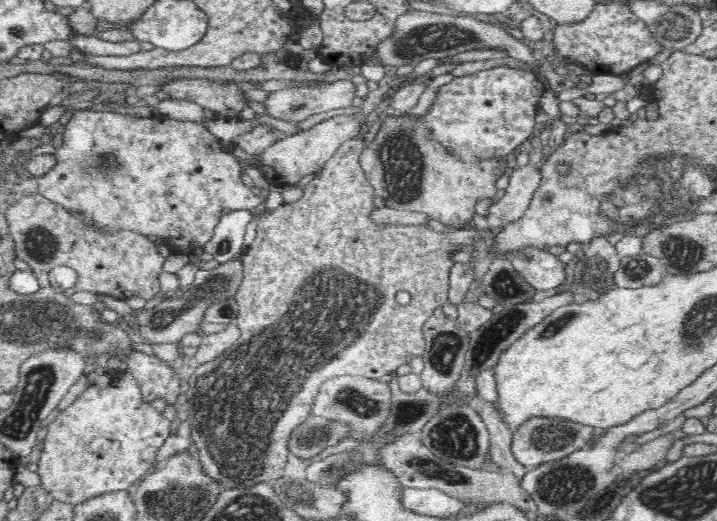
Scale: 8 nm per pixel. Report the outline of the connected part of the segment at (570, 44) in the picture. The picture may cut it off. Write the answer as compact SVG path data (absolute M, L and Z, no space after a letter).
M598 2L582 22L570 26L556 25L553 31L559 56L572 56L592 72L621 74L657 53L648 29L624 3Z

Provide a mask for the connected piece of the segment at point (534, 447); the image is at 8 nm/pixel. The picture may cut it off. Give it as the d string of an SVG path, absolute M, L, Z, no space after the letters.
M534 417L513 430L512 452L520 463L533 468L543 462L555 461L578 449L586 448L586 442L596 431L593 426L568 419L552 420Z

